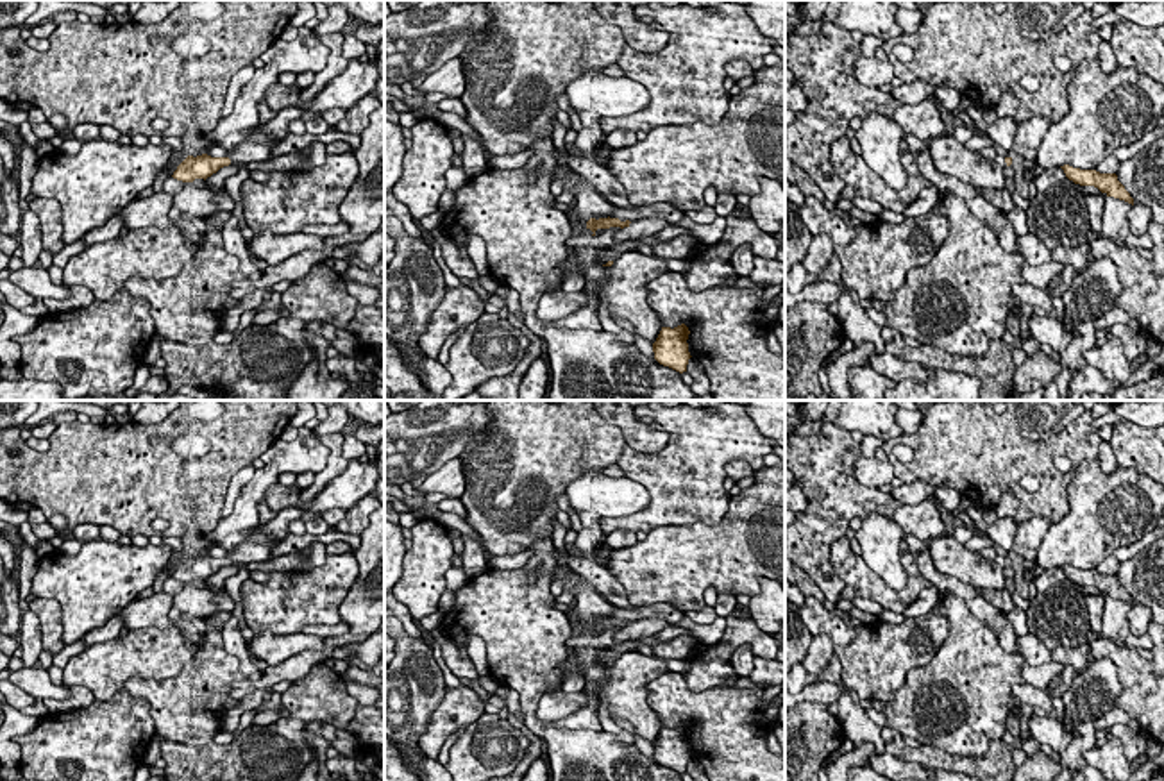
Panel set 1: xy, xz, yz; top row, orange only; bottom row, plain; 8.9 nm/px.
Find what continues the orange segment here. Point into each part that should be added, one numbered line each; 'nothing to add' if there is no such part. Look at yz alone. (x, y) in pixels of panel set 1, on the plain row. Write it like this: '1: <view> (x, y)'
nothing to add

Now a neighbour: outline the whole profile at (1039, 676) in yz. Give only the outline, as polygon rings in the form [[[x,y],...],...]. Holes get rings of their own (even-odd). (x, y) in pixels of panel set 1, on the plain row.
[[[1026,661],[1021,667],[1021,676],[1035,688],[1046,690],[1048,683],[1064,670],[1062,663],[1050,661],[1039,667],[1030,667]]]

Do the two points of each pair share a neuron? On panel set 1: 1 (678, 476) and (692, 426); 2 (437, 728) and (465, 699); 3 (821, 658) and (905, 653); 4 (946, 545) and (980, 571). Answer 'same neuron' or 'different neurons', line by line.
1: same neuron
2: same neuron
3: different neurons
4: same neuron

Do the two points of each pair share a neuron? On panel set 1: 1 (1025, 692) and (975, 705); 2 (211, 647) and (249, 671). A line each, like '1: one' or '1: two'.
1: two
2: two

